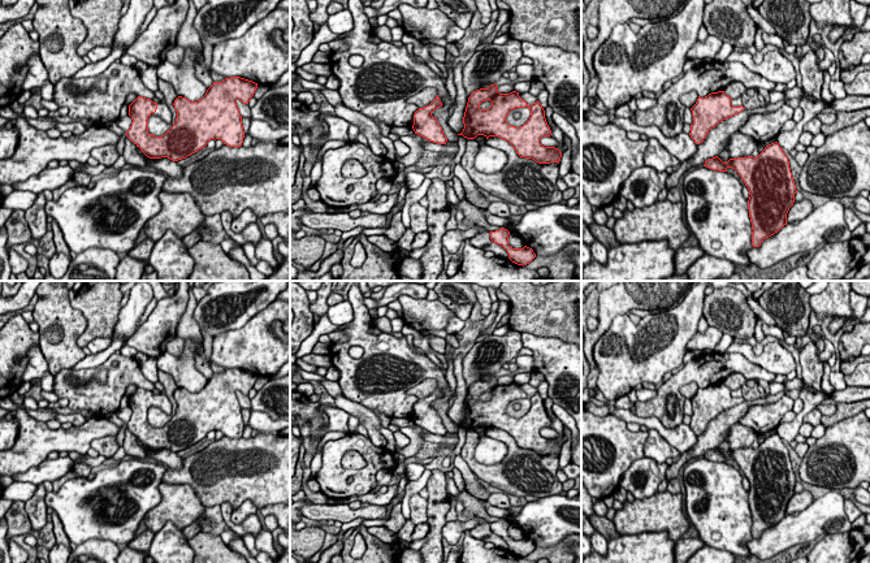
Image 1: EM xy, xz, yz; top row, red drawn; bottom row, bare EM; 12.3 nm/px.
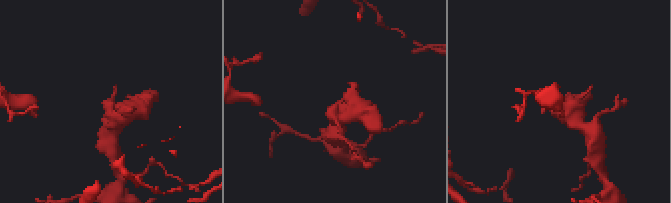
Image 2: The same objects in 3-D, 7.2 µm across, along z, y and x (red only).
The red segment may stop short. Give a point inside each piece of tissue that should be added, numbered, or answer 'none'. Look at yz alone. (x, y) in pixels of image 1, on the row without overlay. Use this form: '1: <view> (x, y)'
none

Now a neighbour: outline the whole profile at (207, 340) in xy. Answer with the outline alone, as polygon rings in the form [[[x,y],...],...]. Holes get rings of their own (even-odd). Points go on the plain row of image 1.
[[[202,329],[200,332],[203,335],[204,358],[209,360],[209,364],[211,364],[213,373],[222,373],[226,368],[220,367],[211,360],[215,337],[209,335],[204,329]]]

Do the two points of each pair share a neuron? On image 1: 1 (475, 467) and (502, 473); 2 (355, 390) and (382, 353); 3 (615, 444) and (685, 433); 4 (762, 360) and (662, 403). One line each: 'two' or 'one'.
1: one
2: one
3: two
4: two

